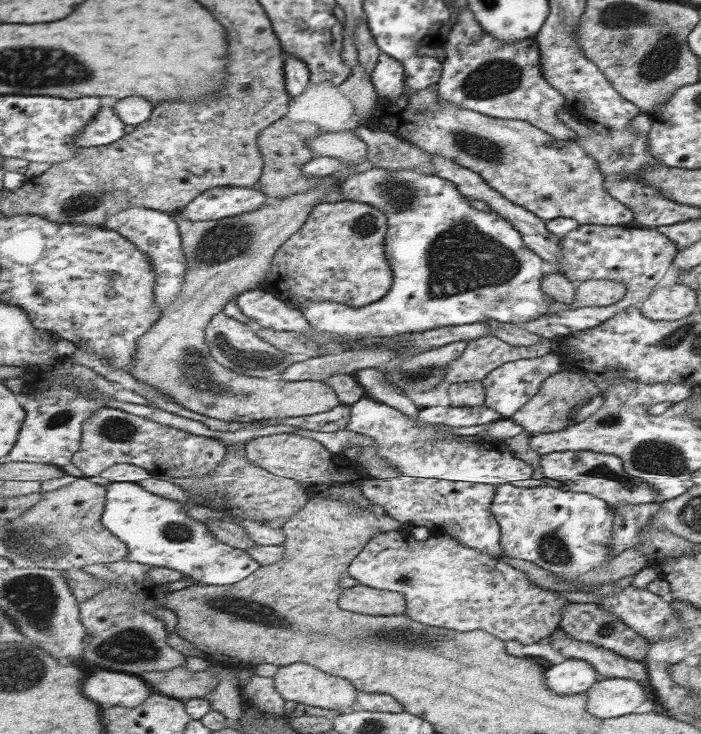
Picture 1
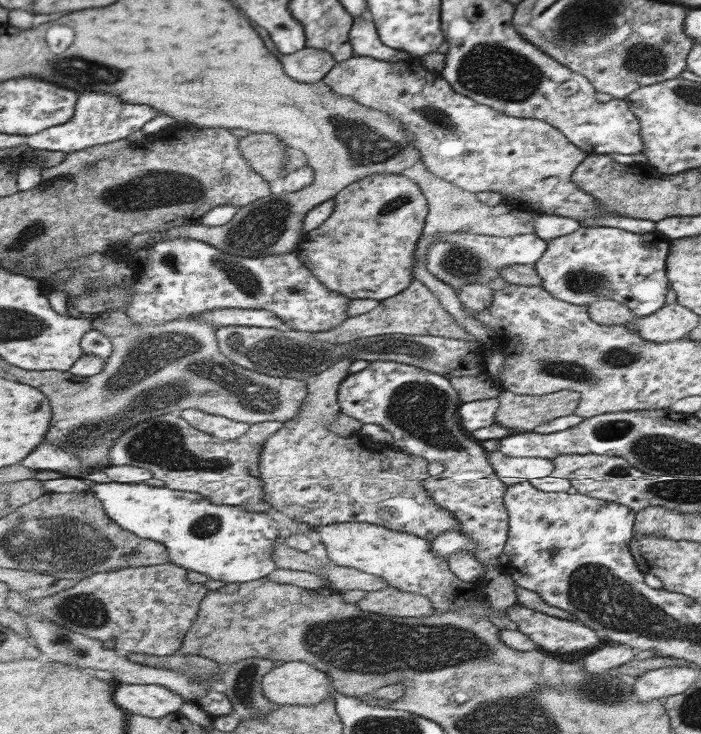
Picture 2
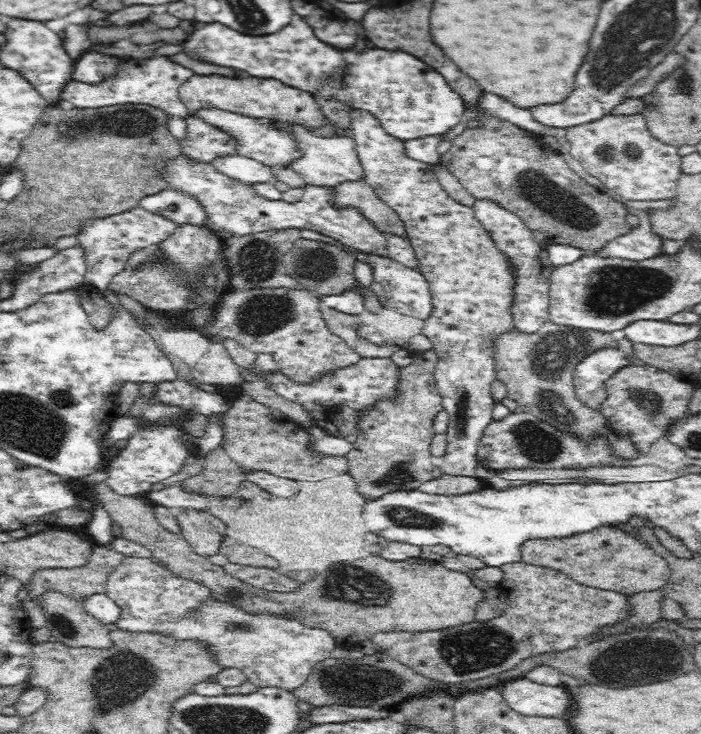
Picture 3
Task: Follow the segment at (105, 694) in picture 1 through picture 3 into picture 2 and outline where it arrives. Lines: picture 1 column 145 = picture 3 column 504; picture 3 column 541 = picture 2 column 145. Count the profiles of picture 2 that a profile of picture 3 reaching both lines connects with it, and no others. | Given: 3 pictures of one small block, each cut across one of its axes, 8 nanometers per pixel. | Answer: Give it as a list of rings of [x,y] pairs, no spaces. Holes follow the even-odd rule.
[[[117,684],[116,702],[132,715],[152,718],[180,712],[187,702],[182,694],[160,684]]]

